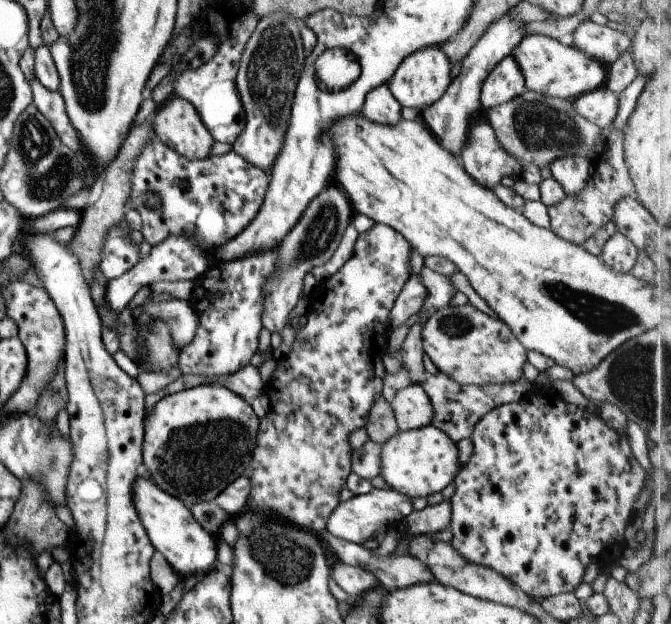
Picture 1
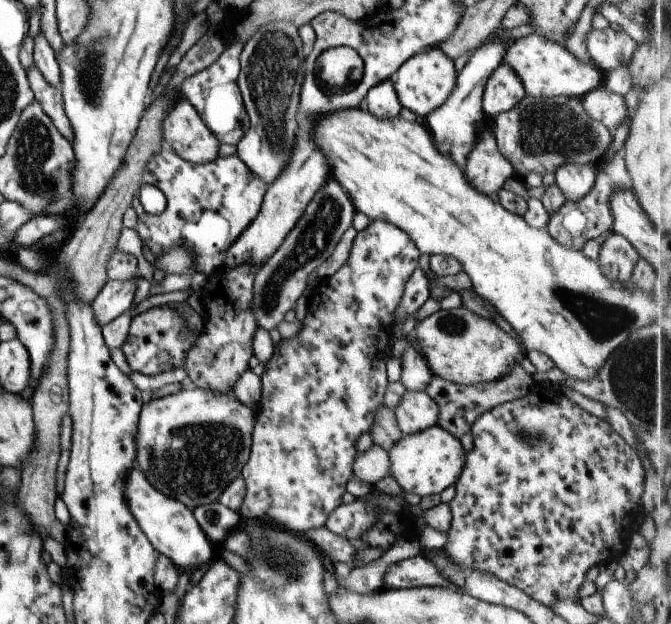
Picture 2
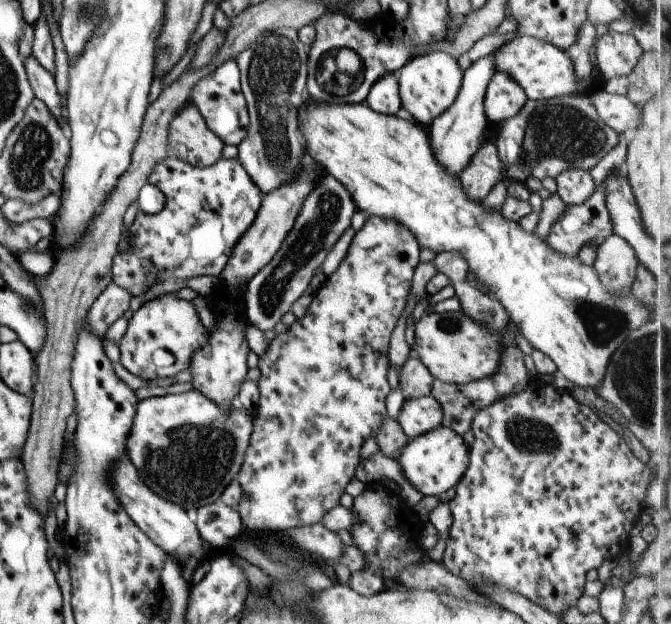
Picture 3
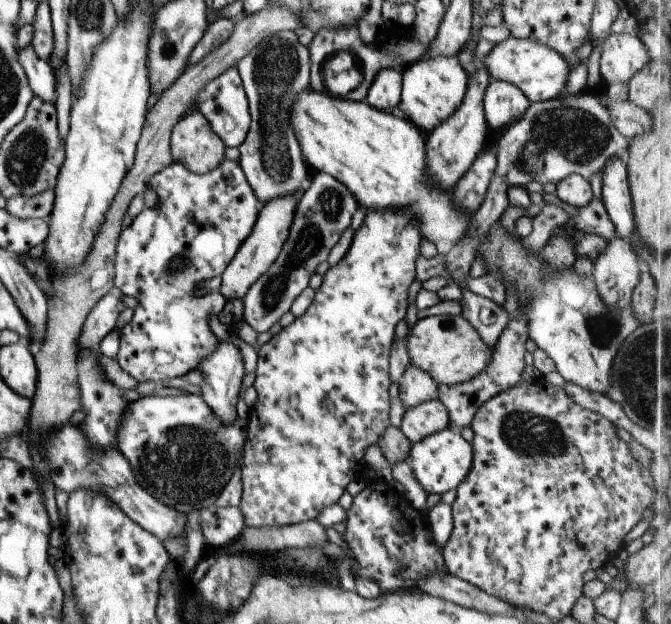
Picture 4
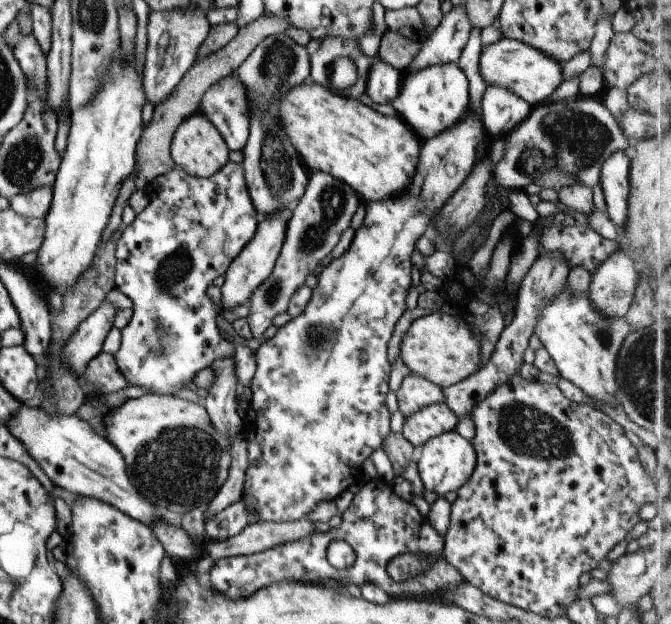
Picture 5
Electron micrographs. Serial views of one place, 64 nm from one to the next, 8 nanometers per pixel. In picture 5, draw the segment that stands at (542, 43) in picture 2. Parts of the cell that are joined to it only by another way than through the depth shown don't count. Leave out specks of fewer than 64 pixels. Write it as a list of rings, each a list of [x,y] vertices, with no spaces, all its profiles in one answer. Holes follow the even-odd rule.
[[[501,38],[483,47],[477,60],[477,66],[479,66],[481,80],[487,82],[488,86],[499,86],[499,88],[511,90],[515,96],[525,100],[531,107],[547,101],[547,96],[551,96],[555,88],[559,88],[563,82],[561,63],[555,62],[553,56],[541,54],[539,50],[531,46],[509,38]]]

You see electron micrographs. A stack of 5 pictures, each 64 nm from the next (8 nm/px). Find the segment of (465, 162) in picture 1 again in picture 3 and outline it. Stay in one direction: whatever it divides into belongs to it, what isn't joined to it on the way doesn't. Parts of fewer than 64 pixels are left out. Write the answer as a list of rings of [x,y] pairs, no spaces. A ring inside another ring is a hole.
[[[484,141],[472,156],[467,168],[459,174],[459,184],[469,200],[479,202],[503,173],[504,168],[498,159],[496,146],[493,142]]]

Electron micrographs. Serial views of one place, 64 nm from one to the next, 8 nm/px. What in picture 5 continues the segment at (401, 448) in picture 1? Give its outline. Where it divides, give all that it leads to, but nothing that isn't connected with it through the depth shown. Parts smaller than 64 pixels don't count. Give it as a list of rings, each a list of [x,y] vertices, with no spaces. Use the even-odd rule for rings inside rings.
[[[455,431],[441,432],[415,448],[415,466],[425,490],[443,497],[447,492],[457,491],[471,476],[475,468],[475,452],[465,438]]]

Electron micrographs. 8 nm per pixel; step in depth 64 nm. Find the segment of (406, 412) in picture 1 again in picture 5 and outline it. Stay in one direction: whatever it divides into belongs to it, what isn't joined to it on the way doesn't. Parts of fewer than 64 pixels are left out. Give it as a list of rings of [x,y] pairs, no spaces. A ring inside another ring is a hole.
[[[444,403],[431,404],[404,418],[401,434],[409,444],[418,448],[441,432],[454,431],[457,424],[457,418]]]

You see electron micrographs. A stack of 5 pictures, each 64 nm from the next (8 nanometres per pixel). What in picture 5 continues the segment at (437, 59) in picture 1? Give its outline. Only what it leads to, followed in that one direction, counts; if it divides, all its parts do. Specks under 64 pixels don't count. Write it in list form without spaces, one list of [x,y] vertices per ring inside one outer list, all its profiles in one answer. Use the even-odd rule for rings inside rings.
[[[457,62],[447,64],[435,64],[421,70],[403,75],[402,86],[399,95],[391,106],[421,140],[429,140],[455,126],[459,118],[467,112],[469,92],[465,74],[457,65]]]

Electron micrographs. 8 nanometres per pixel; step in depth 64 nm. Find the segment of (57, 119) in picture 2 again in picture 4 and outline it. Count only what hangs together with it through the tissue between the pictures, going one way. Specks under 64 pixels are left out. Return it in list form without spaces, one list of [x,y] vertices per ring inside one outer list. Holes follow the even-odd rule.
[[[25,46],[23,50],[17,48],[17,59],[21,64],[21,69],[27,78],[32,94],[41,98],[44,102],[54,104],[56,100],[56,80],[48,62],[37,58],[37,54],[33,52],[31,46]]]

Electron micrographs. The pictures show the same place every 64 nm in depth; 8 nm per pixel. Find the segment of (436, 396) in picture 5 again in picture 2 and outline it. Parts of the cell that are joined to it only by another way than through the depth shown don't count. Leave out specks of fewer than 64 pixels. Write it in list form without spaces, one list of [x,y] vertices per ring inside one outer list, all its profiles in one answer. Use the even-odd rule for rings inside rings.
[[[409,345],[401,354],[400,381],[405,391],[424,391],[432,372],[428,369],[422,354]]]

